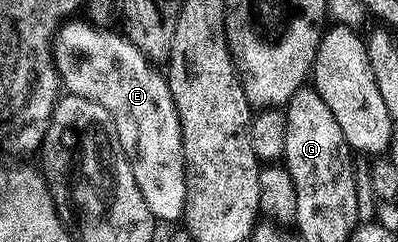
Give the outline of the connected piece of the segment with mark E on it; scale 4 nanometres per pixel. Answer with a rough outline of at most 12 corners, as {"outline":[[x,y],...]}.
{"outline":[[66,23],[53,62],[103,106],[154,221],[187,194],[168,79],[124,35]]}

